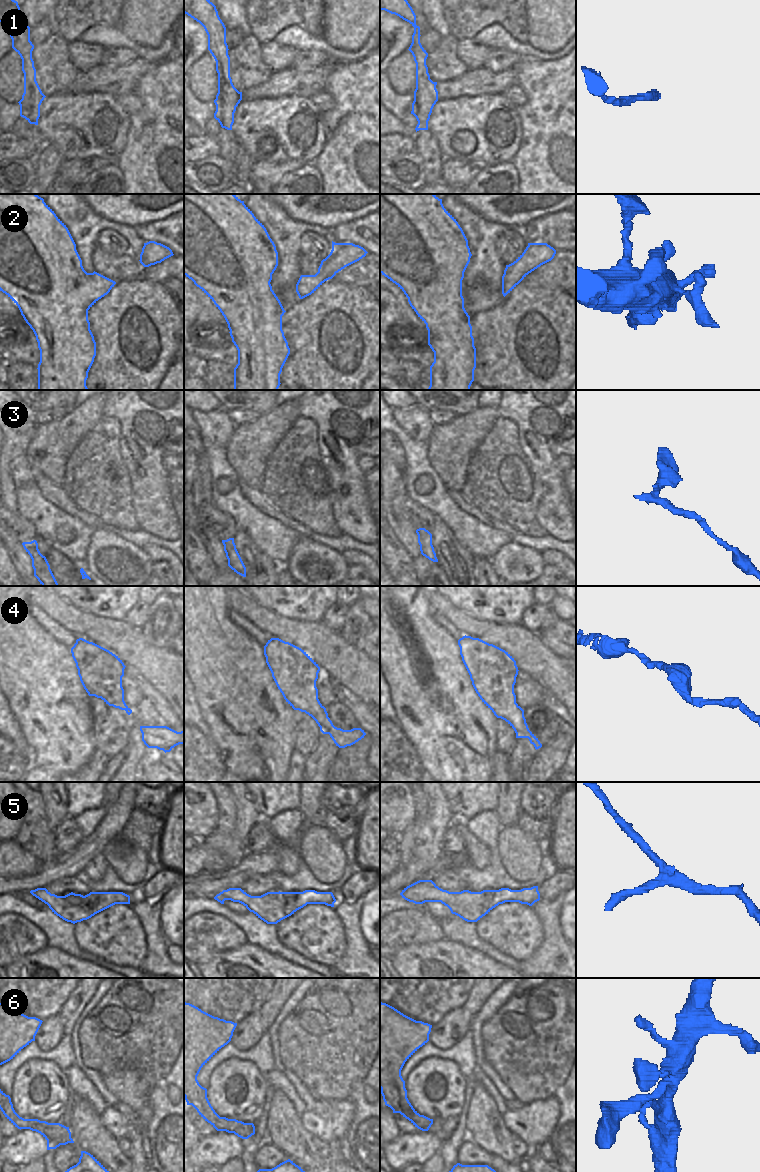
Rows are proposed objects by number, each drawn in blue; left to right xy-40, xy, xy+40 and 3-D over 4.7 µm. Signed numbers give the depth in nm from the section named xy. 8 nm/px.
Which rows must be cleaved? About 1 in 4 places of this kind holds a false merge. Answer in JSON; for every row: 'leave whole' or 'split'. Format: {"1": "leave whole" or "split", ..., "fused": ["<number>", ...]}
{"1": "leave whole", "2": "leave whole", "3": "leave whole", "4": "leave whole", "5": "leave whole", "6": "leave whole", "fused": []}

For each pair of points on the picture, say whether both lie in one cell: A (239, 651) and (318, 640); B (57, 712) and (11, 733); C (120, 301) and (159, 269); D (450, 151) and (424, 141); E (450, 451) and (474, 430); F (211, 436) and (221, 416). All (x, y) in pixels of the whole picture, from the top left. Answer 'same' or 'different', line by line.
A: different
B: different
C: different
D: different
E: same
F: same

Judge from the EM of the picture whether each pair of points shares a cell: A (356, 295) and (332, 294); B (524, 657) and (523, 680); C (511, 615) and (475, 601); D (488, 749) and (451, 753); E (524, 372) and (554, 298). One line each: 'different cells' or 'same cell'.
A: same cell
B: different cells
C: same cell
D: same cell
E: same cell

